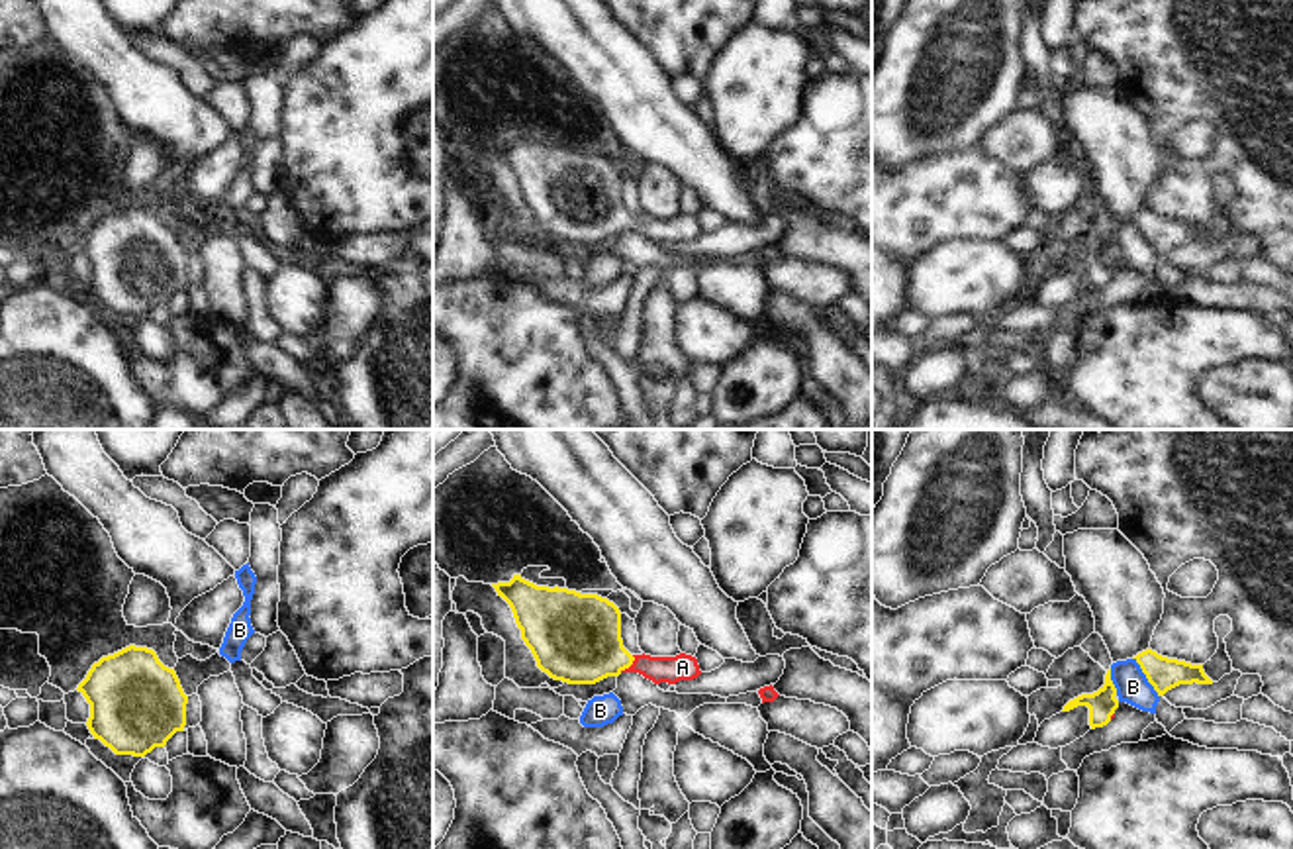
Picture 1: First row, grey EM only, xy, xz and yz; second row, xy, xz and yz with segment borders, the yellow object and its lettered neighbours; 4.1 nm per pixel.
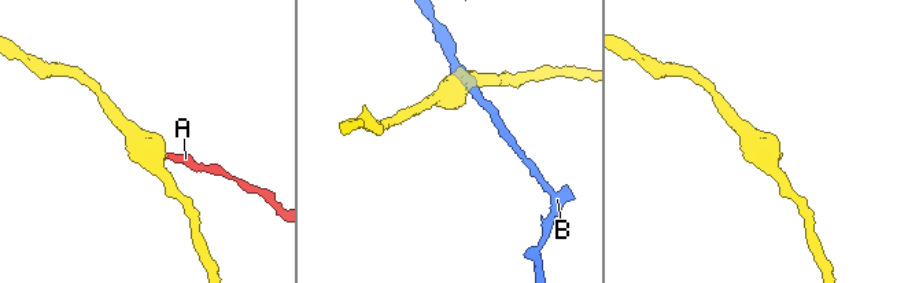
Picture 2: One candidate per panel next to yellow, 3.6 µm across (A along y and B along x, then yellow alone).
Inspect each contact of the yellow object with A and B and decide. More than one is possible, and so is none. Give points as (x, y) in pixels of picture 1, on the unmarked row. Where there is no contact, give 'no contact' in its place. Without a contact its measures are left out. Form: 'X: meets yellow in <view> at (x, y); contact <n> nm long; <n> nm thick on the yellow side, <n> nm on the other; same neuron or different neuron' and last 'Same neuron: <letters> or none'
A: meets yellow in xz at (629, 226); contact 90 nm long; 360 nm thick on the yellow side, 110 nm on the other; same neuron
B: meets yellow in yz at (1147, 238); contact 200 nm long; 140 nm thick on the yellow side, 140 nm on the other; different neuron
Same neuron: A

